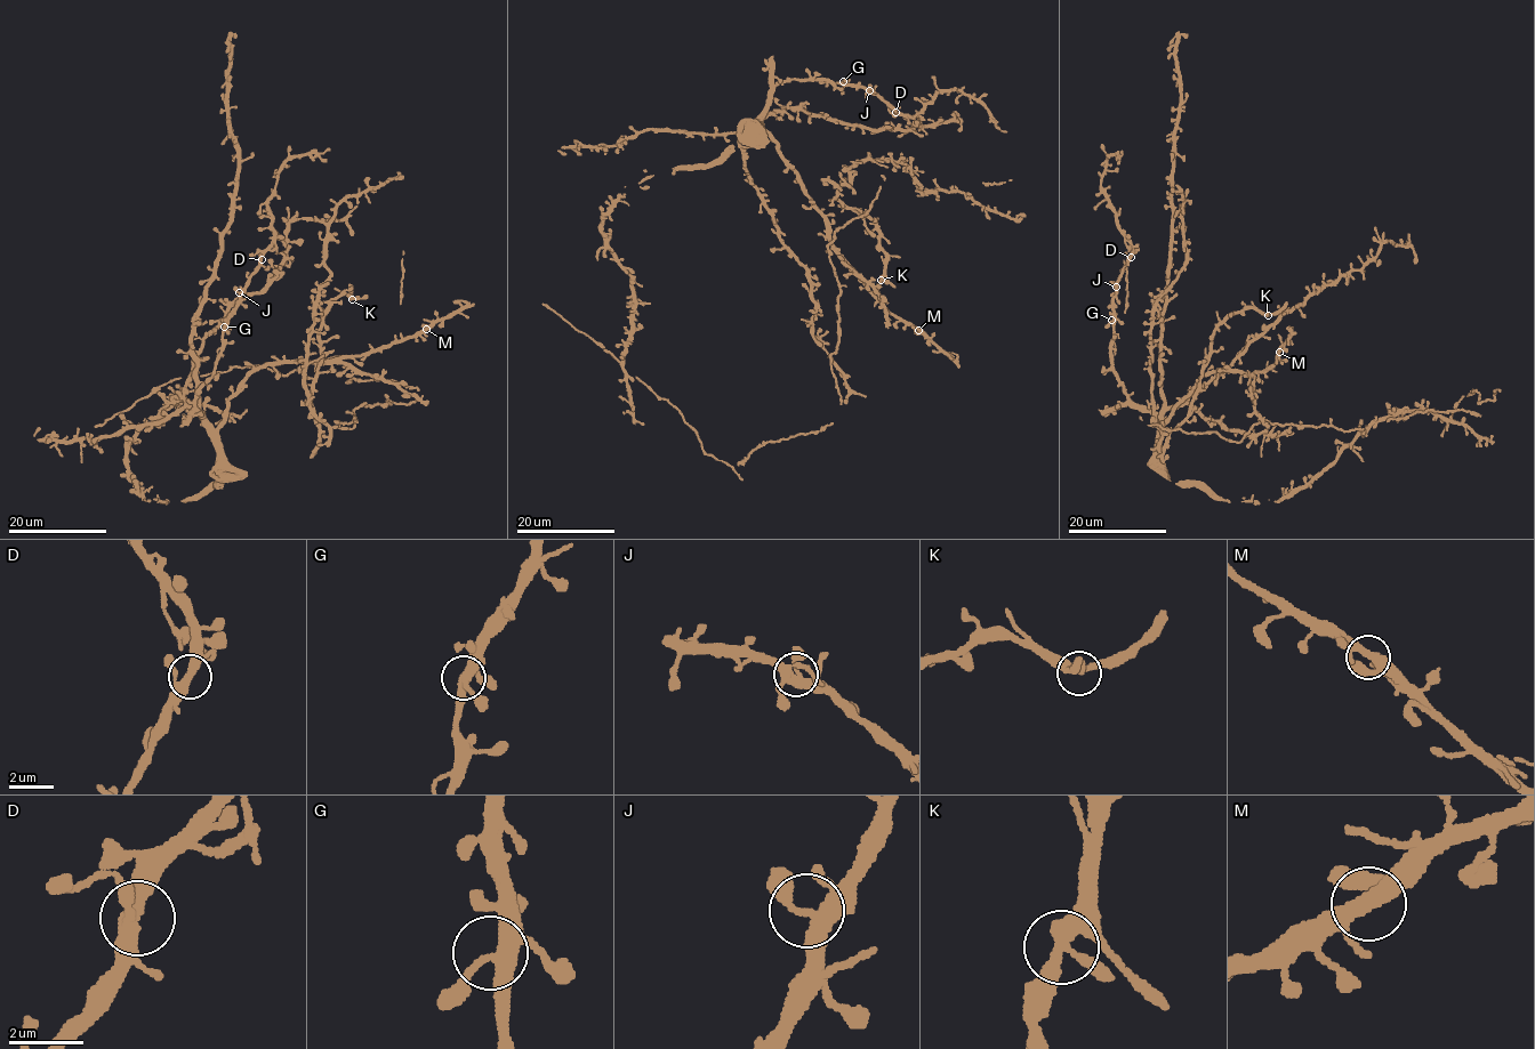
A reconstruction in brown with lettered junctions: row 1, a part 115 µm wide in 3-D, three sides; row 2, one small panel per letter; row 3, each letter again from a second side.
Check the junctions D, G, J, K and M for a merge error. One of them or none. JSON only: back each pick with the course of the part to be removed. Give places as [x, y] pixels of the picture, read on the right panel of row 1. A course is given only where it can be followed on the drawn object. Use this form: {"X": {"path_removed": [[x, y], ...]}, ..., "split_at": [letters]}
{"split_at": []}

